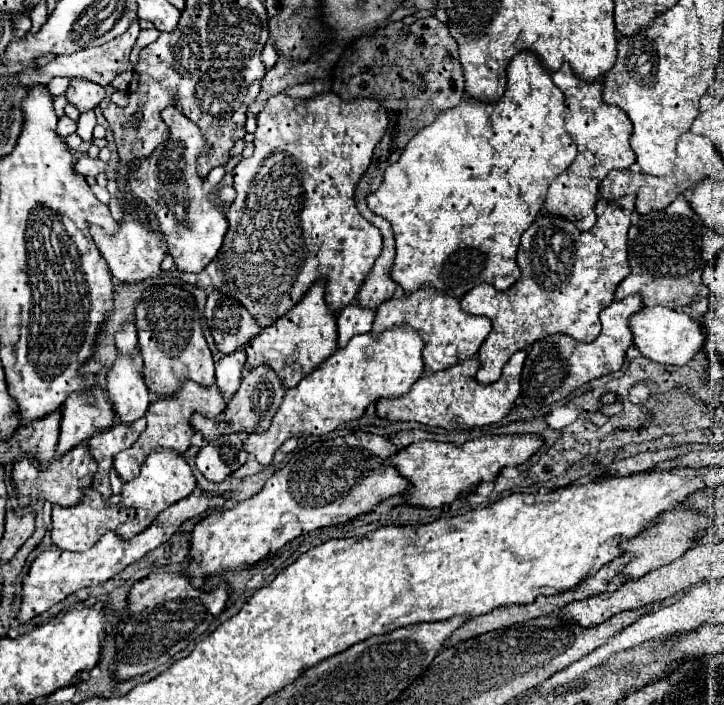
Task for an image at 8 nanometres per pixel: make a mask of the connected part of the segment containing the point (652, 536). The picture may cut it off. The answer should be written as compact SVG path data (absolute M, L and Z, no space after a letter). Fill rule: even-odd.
M676 508L676 510L668 510L664 514L660 514L648 528L644 528L638 536L628 538L620 544L622 554L632 554L632 562L626 564L626 568L622 570L622 576L626 580L638 580L642 578L646 572L660 568L672 560L676 560L678 556L682 556L686 550L692 548L694 544L694 536L698 528L706 528L708 526L708 518L700 516L698 512L690 512L684 508Z

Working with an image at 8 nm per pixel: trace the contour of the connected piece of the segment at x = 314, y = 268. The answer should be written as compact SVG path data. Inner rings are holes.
M278 92L276 96L272 96L268 100L268 104L264 106L264 110L258 114L258 128L256 128L256 138L254 138L254 154L246 160L242 160L236 168L234 168L234 188L236 188L236 200L232 202L232 206L226 210L226 218L228 218L228 232L226 232L226 238L224 238L224 244L216 256L216 260L212 260L202 272L194 274L182 274L182 272L176 272L174 276L180 278L182 282L190 282L190 284L196 284L200 288L216 288L220 290L222 294L228 294L236 300L240 300L248 312L252 312L258 320L260 326L268 326L272 320L276 320L276 316L284 314L288 308L292 308L292 304L296 304L304 292L310 288L310 284L314 284L316 280L320 278L326 278L328 284L326 284L326 300L328 304L332 306L334 312L340 312L340 308L344 308L348 302L352 302L358 294L358 288L360 284L364 282L364 276L370 272L374 260L380 256L380 250L382 250L382 236L380 236L380 230L370 224L356 208L356 202L354 202L354 188L356 188L356 182L360 180L360 174L366 172L368 164L370 164L370 158L372 158L372 152L376 148L376 144L382 140L384 132L386 132L386 126L388 126L388 112L382 108L382 102L376 100L376 98L356 98L356 100L342 100L338 94L334 92L326 92L326 94L316 94L312 98L294 98L294 96L288 96L286 92Z

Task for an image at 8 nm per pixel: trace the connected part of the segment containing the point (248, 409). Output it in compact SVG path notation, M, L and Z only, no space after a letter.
M270 366L252 368L250 372L244 374L238 392L230 398L230 402L222 414L218 414L214 418L206 418L196 412L192 416L192 426L194 426L194 430L200 430L206 440L214 440L216 436L220 436L224 432L264 432L264 430L268 430L268 426L284 398L284 392L286 392L286 388L282 386L280 378L276 376L276 372Z

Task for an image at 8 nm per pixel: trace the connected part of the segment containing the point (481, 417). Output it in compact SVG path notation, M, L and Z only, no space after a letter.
M518 350L510 358L510 380L496 380L486 386L476 382L476 370L478 370L476 358L468 358L460 364L454 364L438 372L426 370L418 378L418 382L410 388L408 394L398 398L380 398L376 402L376 412L378 416L388 420L402 420L402 422L416 420L426 426L460 428L460 430L500 422L514 408L514 402L520 394L520 374L524 360L526 360L526 350Z

